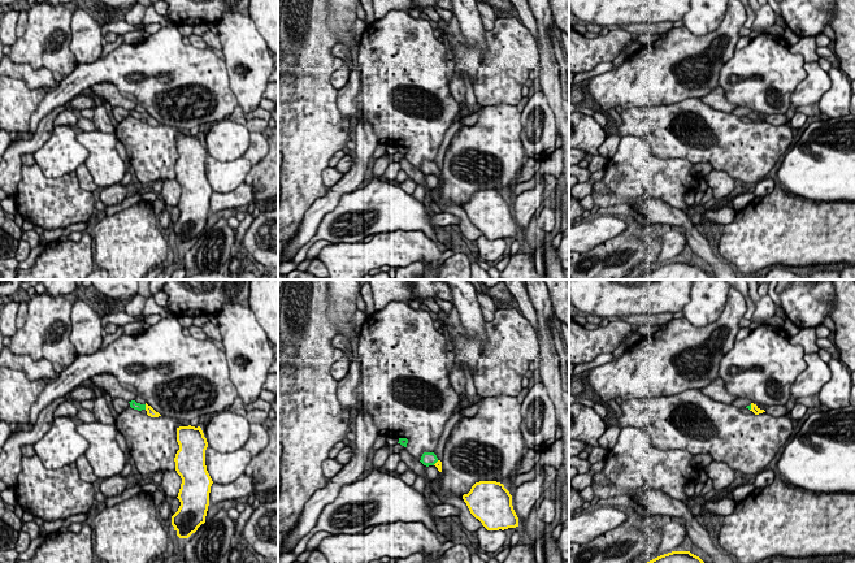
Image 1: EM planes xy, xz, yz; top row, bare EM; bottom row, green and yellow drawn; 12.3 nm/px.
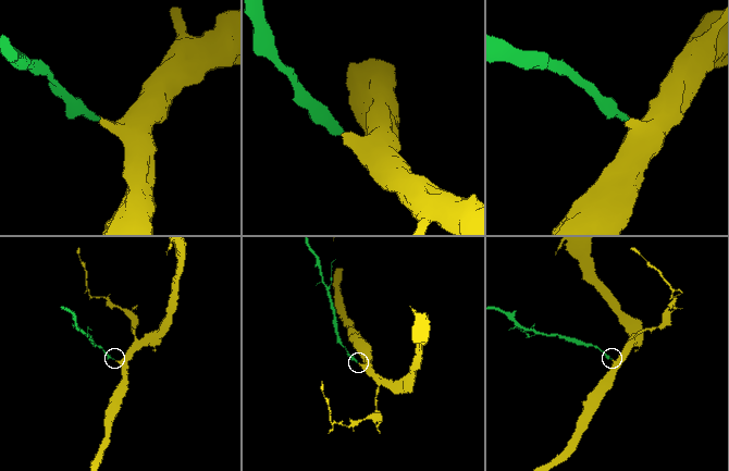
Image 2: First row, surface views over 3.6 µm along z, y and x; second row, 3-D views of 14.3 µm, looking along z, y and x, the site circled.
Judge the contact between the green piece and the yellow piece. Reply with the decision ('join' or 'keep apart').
join

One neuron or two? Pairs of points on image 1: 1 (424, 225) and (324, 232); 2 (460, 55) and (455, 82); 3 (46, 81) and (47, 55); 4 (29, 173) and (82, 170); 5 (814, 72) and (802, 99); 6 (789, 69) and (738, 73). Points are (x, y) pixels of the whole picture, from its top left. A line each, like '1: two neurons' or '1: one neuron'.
1: one neuron
2: two neurons
3: two neurons
4: two neurons
5: one neuron
6: one neuron

